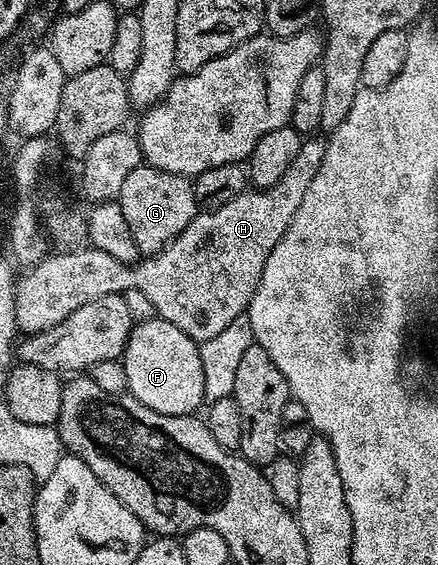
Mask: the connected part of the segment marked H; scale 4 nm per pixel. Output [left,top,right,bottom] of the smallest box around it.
[16,138,327,343]

